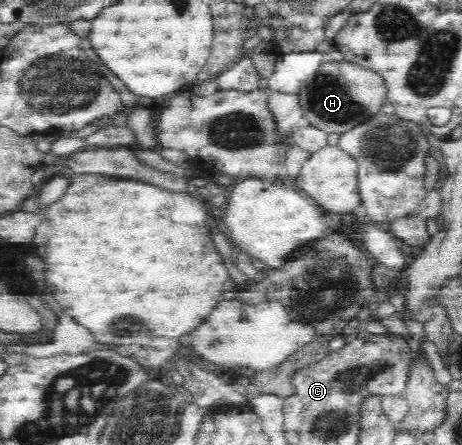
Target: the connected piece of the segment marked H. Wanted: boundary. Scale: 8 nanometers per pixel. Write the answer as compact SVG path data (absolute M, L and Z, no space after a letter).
M326 60L307 79L297 96L306 123L329 134L342 134L380 113L380 107L387 103L387 87L382 76L371 69L346 60Z

